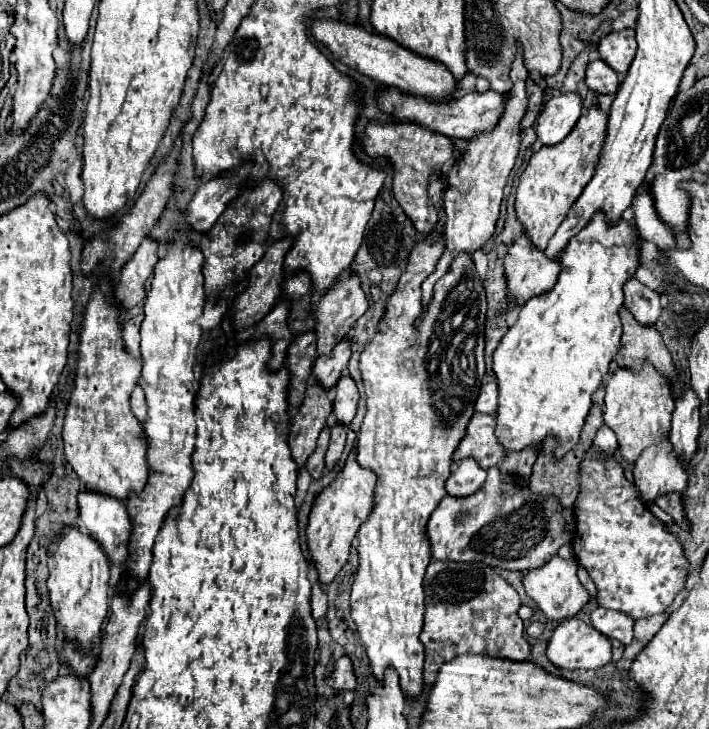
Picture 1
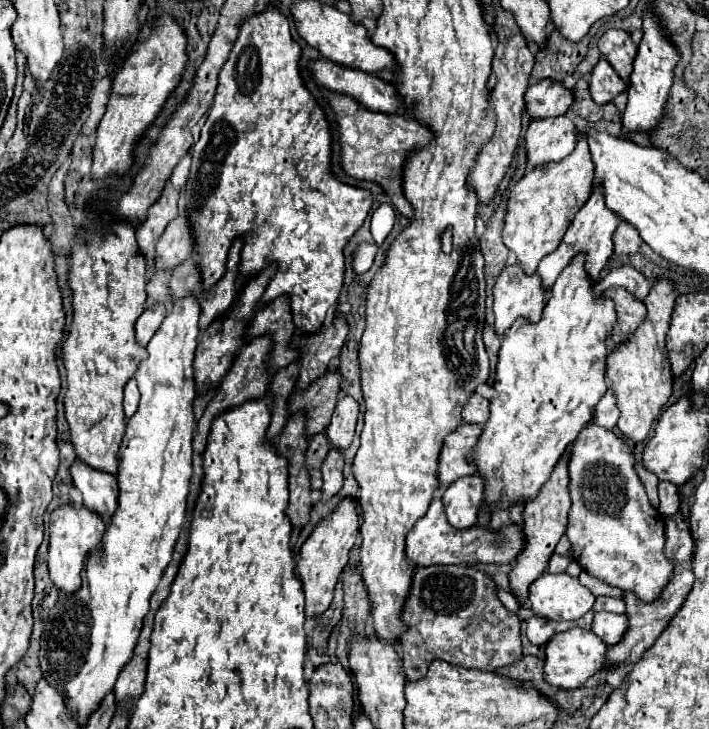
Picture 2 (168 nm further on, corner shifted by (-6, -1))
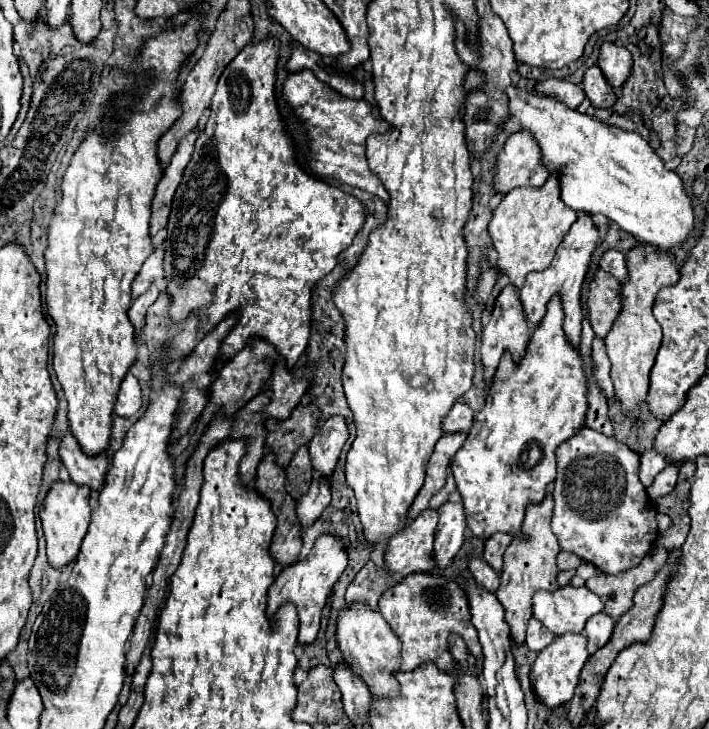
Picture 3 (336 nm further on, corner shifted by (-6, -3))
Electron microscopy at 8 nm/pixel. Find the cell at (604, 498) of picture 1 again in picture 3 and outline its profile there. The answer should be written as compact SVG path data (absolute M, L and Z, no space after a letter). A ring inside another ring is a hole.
M585 427L573 435L573 439L567 439L561 443L561 447L557 447L557 479L553 481L553 501L555 509L551 527L561 549L575 553L587 563L593 563L603 573L617 575L629 567L635 567L651 551L657 539L657 511L639 481L639 455L621 441L609 439L599 431Z

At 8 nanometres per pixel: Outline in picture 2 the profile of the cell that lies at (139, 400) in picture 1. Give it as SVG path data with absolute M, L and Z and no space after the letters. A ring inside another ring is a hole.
M131 379L127 385L125 385L125 401L123 401L123 407L125 407L125 417L133 417L133 413L137 411L137 405L139 405L139 389L137 389L137 381Z

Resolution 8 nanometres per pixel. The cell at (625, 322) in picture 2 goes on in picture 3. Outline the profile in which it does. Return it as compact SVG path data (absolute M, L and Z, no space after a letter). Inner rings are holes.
M597 269L589 283L589 299L587 299L587 315L589 323L595 331L597 337L605 337L617 319L621 311L621 301L619 301L619 281Z

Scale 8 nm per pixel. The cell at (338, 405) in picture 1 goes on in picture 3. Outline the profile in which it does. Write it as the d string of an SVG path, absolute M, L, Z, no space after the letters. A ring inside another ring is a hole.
M333 417L333 419L327 419L319 427L315 437L309 441L311 465L321 477L331 477L347 437L349 437L349 429L345 419Z

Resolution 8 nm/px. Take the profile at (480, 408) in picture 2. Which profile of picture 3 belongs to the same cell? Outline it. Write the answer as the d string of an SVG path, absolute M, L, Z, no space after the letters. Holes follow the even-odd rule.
M457 401L441 421L441 429L443 433L457 433L469 429L471 423L473 423L473 411L463 401Z

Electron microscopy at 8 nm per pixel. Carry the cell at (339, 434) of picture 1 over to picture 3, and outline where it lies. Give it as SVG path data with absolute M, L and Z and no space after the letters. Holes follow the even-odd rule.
M313 479L309 491L297 501L297 517L303 529L307 529L315 519L319 519L319 515L323 513L323 509L329 505L331 501L331 491L329 491L329 479Z

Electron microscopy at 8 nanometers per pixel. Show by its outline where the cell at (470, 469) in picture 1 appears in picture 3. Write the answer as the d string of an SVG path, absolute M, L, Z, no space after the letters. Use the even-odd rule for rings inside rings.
M447 501L439 509L439 525L435 531L435 547L433 547L433 559L435 569L443 571L453 563L453 557L463 545L463 533L465 533L465 513L461 503Z

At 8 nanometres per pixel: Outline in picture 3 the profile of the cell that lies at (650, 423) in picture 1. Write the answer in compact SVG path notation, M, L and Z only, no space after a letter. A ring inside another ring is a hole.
M639 243L637 247L625 253L625 263L629 277L621 283L621 315L613 323L611 331L605 337L607 355L611 359L611 379L621 399L623 407L631 413L637 413L637 405L645 399L649 391L649 373L655 363L655 355L661 347L661 325L655 321L651 309L653 299L661 287L669 287L677 283L679 269L673 253L665 253L659 249L649 249L647 243Z

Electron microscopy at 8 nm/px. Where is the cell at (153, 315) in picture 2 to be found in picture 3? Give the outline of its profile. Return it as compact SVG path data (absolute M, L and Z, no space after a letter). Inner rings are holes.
M151 285L141 297L137 297L131 307L129 307L129 321L133 323L135 329L139 329L141 325L145 325L145 311L155 303L155 299L159 297L159 289L155 285Z

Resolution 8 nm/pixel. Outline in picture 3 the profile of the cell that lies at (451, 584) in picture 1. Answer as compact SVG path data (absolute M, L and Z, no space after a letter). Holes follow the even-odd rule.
M413 573L379 597L379 611L403 643L401 671L413 671L421 663L435 663L447 673L455 671L447 643L449 633L459 633L465 639L469 653L477 659L477 671L481 671L481 645L477 643L477 631L469 623L469 601L465 601L465 591L457 581L437 573Z

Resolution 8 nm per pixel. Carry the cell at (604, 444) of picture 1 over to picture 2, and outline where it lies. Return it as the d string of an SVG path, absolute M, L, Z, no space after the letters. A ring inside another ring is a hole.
M609 389L603 399L597 403L595 407L595 413L593 413L593 423L599 425L599 427L605 427L609 431L615 429L617 425L617 419L619 419L619 409L615 407L615 395L613 391Z

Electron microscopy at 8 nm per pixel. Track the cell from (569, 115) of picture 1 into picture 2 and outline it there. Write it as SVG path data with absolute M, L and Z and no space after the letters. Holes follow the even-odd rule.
M567 115L533 119L525 133L527 159L531 167L541 167L549 161L561 161L577 143L577 127Z

